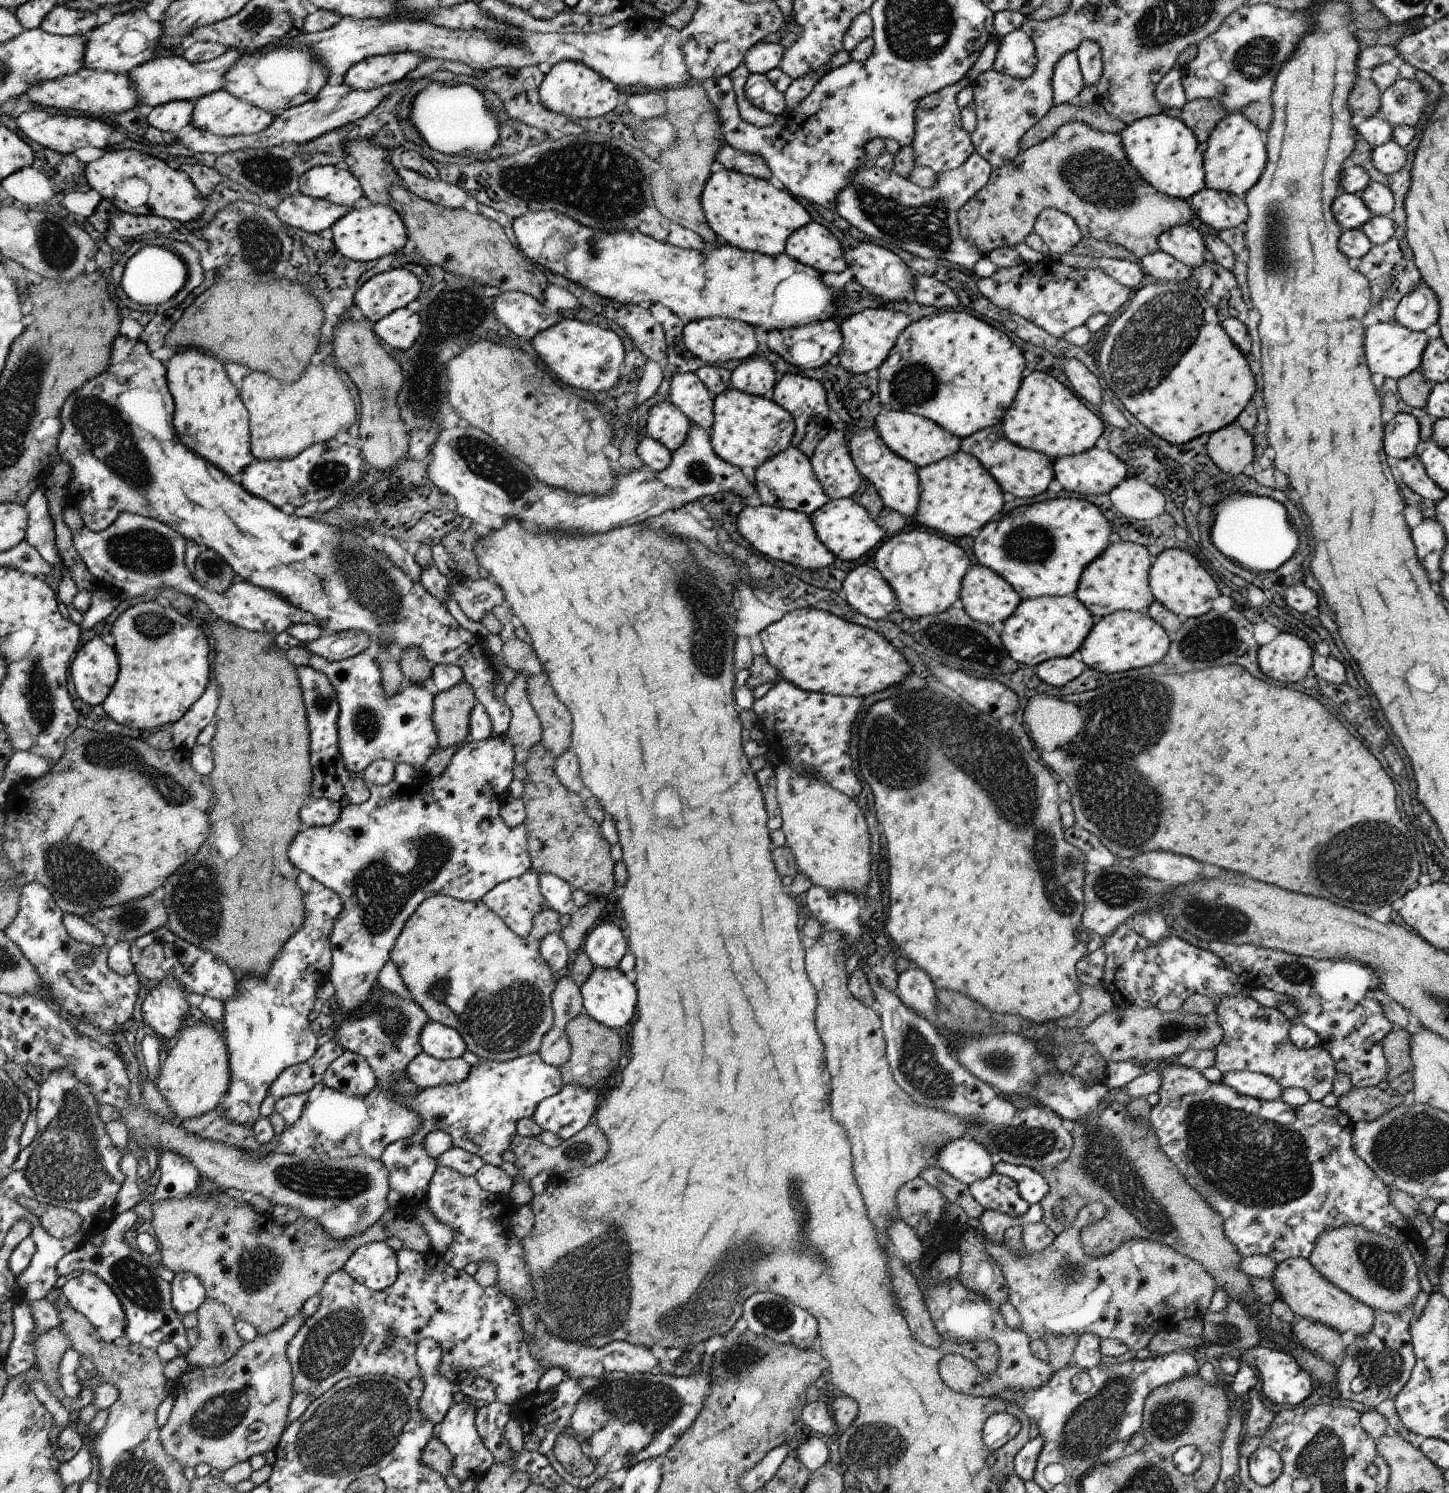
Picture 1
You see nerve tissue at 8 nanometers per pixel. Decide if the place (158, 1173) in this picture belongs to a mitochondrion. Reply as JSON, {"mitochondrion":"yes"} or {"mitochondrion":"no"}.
{"mitochondrion":"no"}

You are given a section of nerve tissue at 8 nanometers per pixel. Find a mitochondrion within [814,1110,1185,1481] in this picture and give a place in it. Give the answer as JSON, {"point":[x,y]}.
{"point":[1104,1161]}

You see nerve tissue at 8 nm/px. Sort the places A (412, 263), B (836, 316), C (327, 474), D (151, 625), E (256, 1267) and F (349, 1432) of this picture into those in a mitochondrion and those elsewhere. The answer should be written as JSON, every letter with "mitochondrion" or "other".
{"A":"other","B":"other","C":"mitochondrion","D":"mitochondrion","E":"mitochondrion","F":"mitochondrion"}

